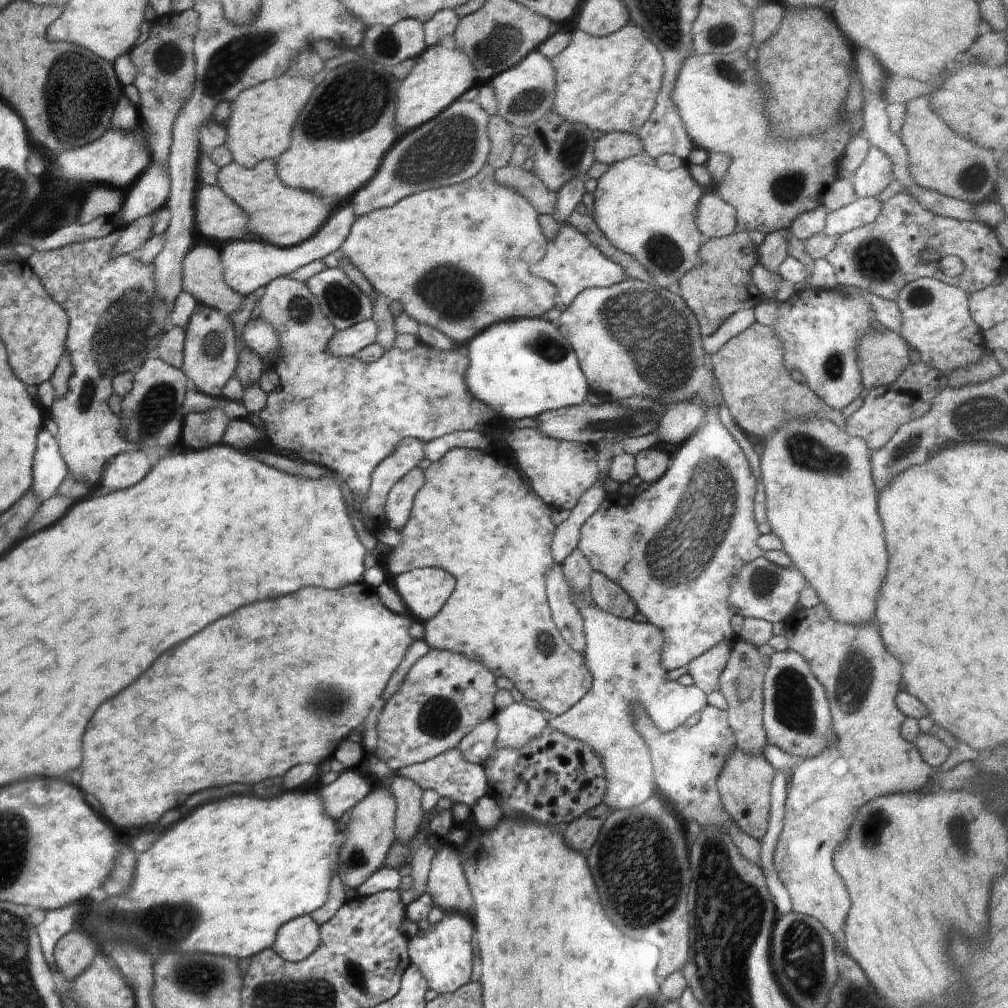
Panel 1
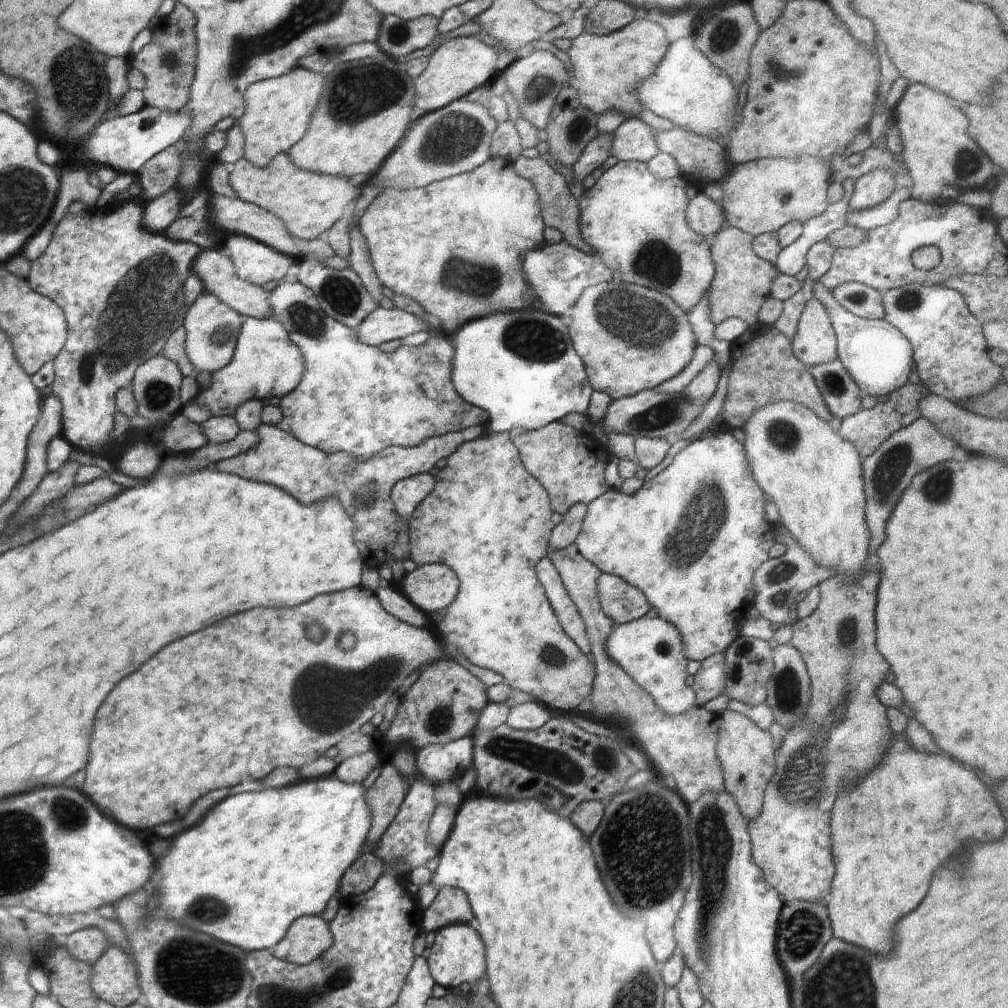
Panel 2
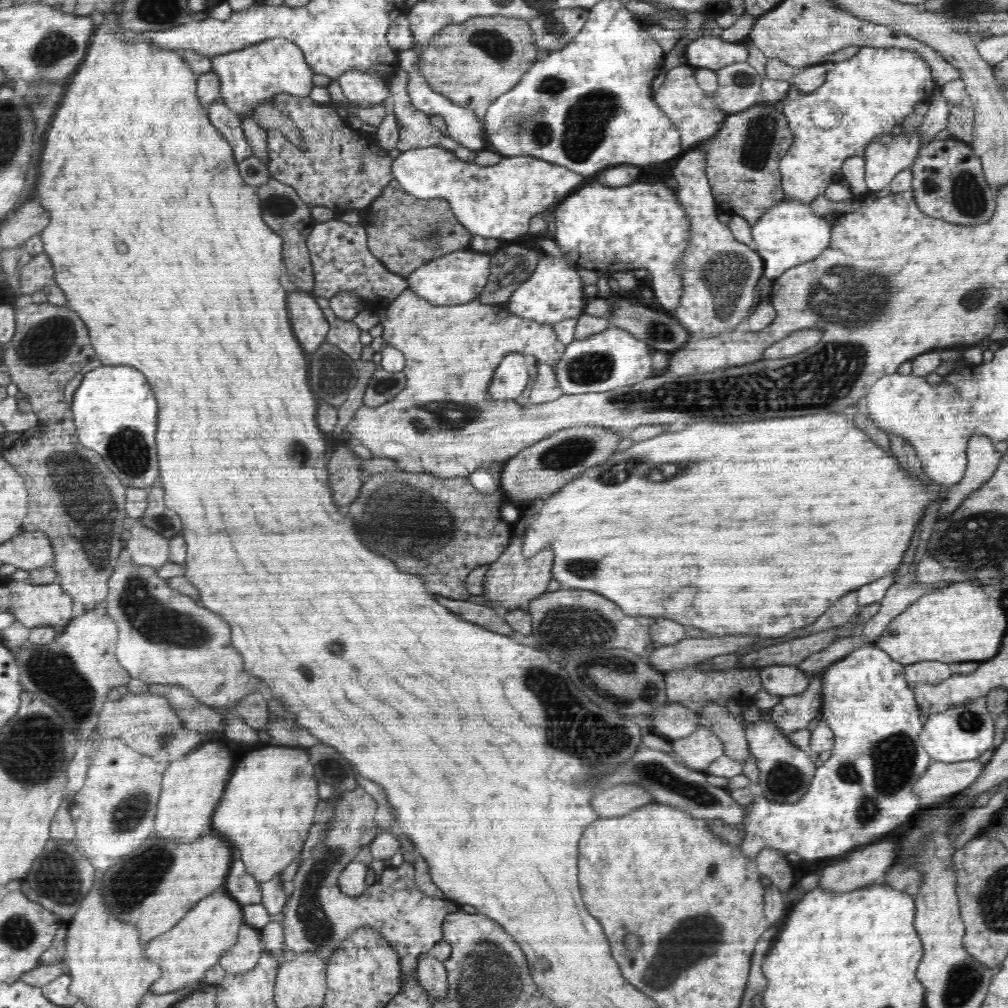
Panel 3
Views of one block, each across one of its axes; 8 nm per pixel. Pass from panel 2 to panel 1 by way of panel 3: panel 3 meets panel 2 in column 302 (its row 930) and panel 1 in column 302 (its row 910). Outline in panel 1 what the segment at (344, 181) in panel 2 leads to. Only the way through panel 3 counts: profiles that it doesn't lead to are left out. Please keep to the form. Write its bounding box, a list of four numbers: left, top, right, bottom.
[217,160,332,248]

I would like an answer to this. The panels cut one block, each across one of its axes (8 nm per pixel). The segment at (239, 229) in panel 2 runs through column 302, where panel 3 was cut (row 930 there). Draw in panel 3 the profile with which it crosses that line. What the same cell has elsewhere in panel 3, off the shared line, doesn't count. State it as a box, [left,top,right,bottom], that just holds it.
[219,924,263,974]

